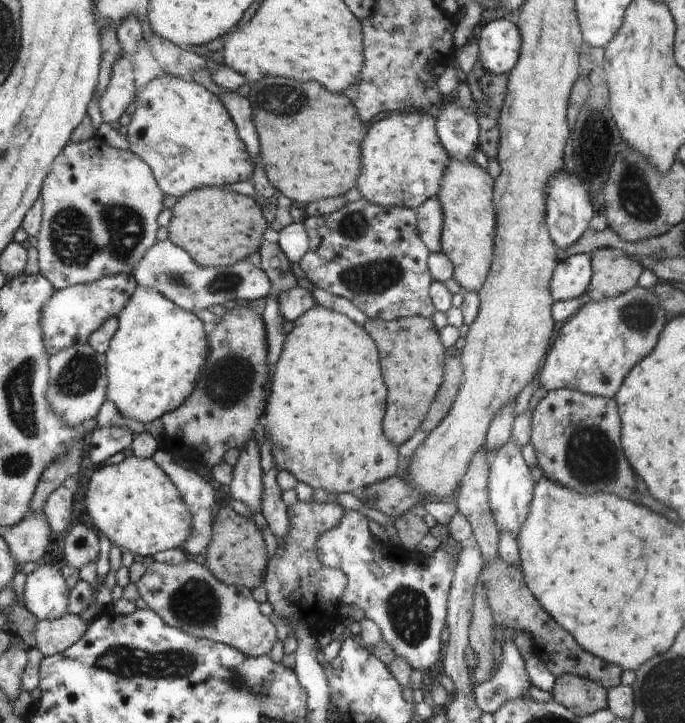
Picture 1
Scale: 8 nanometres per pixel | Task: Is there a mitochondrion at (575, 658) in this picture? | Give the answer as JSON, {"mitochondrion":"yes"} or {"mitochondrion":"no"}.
{"mitochondrion":"no"}

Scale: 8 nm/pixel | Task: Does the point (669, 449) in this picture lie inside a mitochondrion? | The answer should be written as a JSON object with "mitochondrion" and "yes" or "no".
{"mitochondrion":"no"}

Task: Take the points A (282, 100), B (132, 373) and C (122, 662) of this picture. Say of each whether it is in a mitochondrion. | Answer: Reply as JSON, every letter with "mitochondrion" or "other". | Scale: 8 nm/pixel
{"A":"mitochondrion","B":"other","C":"mitochondrion"}

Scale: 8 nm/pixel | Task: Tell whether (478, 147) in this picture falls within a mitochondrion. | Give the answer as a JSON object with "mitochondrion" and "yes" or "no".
{"mitochondrion":"no"}

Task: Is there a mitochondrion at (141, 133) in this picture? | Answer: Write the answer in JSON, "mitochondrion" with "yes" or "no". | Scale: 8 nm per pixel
{"mitochondrion":"no"}

